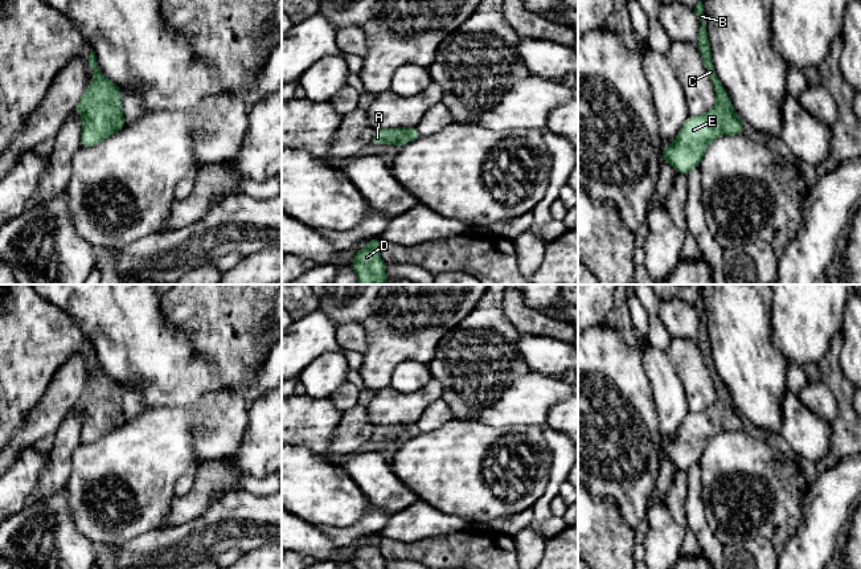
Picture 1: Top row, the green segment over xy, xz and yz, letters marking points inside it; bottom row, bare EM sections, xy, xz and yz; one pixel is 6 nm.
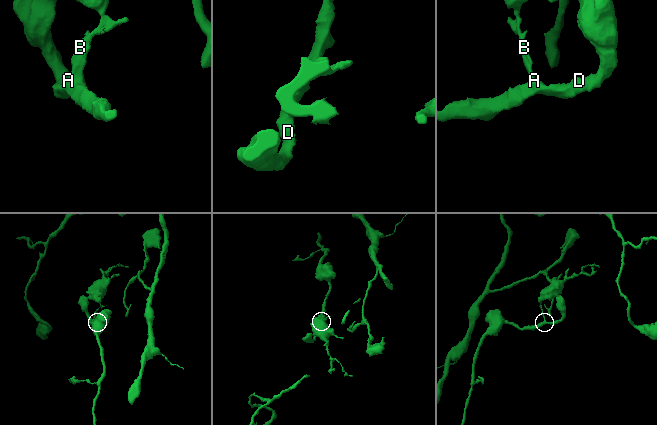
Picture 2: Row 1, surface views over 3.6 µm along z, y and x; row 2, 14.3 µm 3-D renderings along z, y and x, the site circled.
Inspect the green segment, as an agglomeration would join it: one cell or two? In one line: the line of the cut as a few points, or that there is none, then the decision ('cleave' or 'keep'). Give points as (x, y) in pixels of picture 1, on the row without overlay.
no cut; keep

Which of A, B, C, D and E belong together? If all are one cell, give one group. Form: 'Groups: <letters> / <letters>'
Groups: A B C D E

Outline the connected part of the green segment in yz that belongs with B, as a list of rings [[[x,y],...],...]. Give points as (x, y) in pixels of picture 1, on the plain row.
[[[702,298],[697,299],[694,308],[700,318],[697,345],[714,382],[717,401],[698,413],[689,413],[684,418],[677,435],[671,442],[663,443],[661,458],[665,457],[671,459],[680,471],[686,471],[700,462],[704,449],[717,433],[722,430],[746,431],[745,419],[742,419],[739,413],[734,409],[731,397],[717,373],[712,357]]]

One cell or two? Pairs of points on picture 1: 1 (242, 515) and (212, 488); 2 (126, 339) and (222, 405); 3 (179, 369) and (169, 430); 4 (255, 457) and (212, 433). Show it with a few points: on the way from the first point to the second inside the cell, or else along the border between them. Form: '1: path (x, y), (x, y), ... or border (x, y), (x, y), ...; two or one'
1: border (234, 490), (217, 498), (197, 516); two
2: path (150, 355), (172, 375), (195, 380), (199, 384); one
3: border (146, 408), (192, 408), (200, 404), (204, 414); two
4: border (249, 418), (238, 449), (226, 459), (209, 462); two

